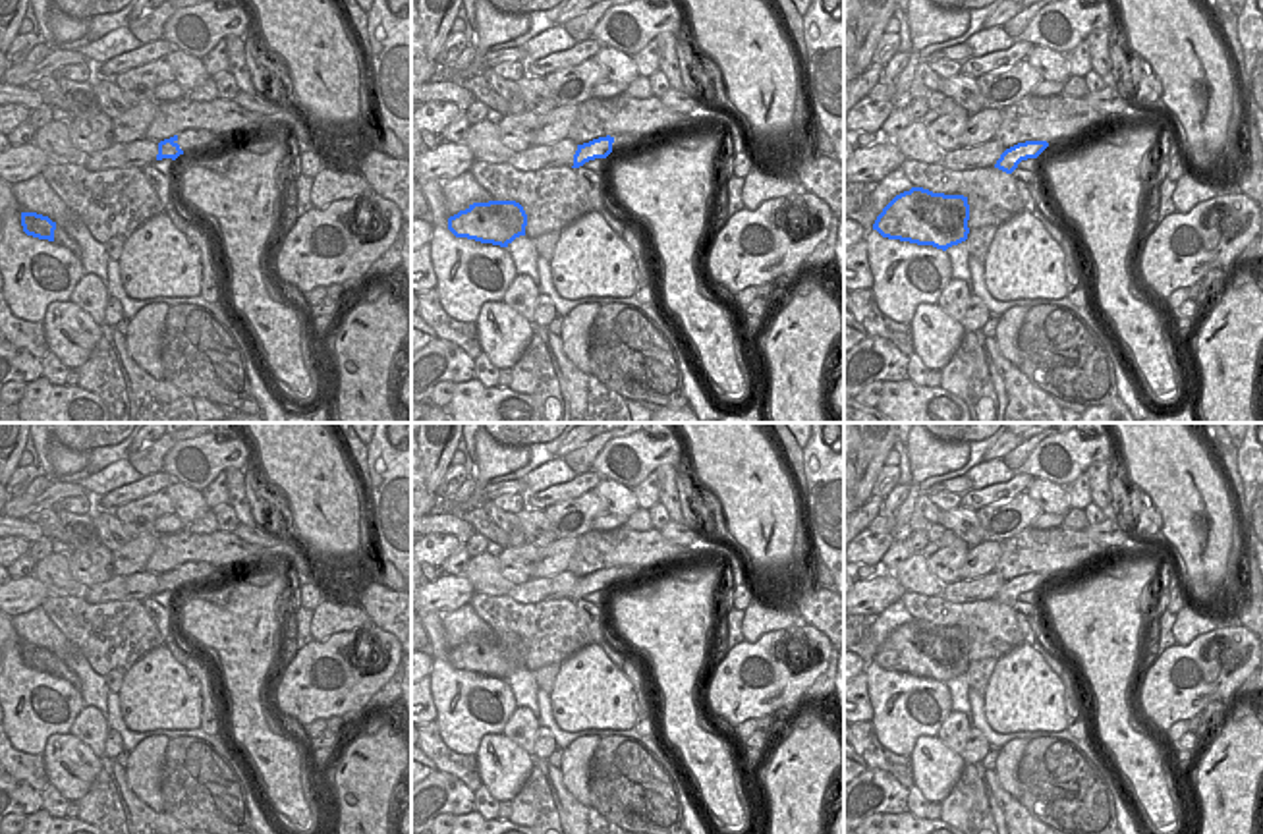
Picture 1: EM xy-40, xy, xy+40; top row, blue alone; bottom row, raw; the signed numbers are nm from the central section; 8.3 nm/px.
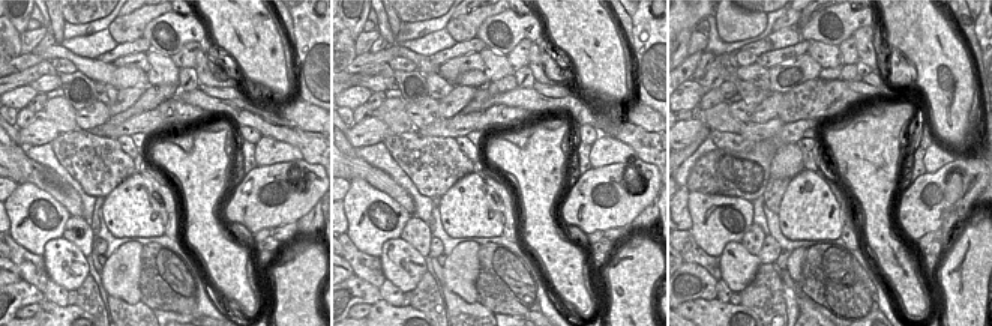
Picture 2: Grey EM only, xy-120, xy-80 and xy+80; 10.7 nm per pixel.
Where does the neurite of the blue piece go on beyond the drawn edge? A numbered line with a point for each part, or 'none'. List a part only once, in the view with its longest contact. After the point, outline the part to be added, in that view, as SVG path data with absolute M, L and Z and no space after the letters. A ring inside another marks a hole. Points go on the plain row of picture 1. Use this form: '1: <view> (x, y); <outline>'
1: xy-40 (192, 572); M185 562L178 566L178 571L174 575L178 575L183 585L191 585L191 583L209 581L218 571L220 571L218 566L207 562Z

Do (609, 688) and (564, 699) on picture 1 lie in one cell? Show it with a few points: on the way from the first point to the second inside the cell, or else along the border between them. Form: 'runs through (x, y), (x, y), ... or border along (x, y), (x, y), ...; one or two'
runs through (597, 694), (576, 699); one

